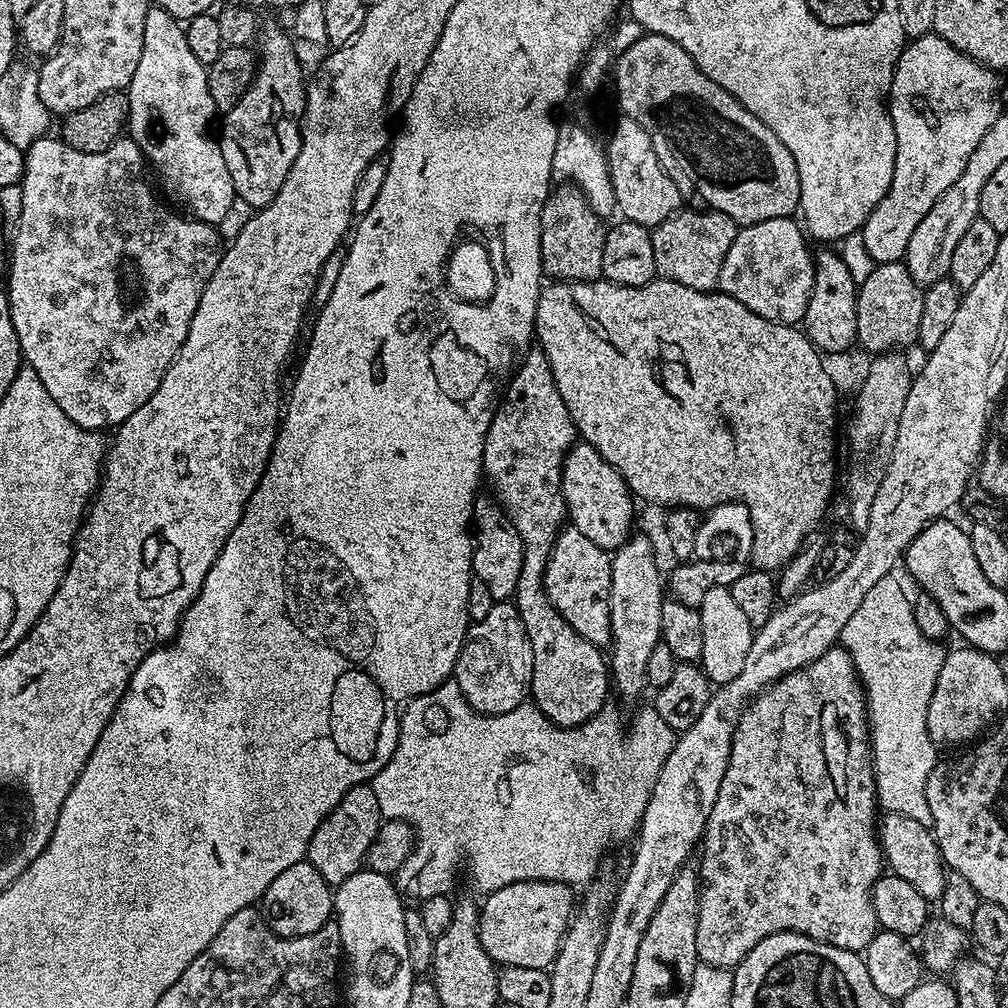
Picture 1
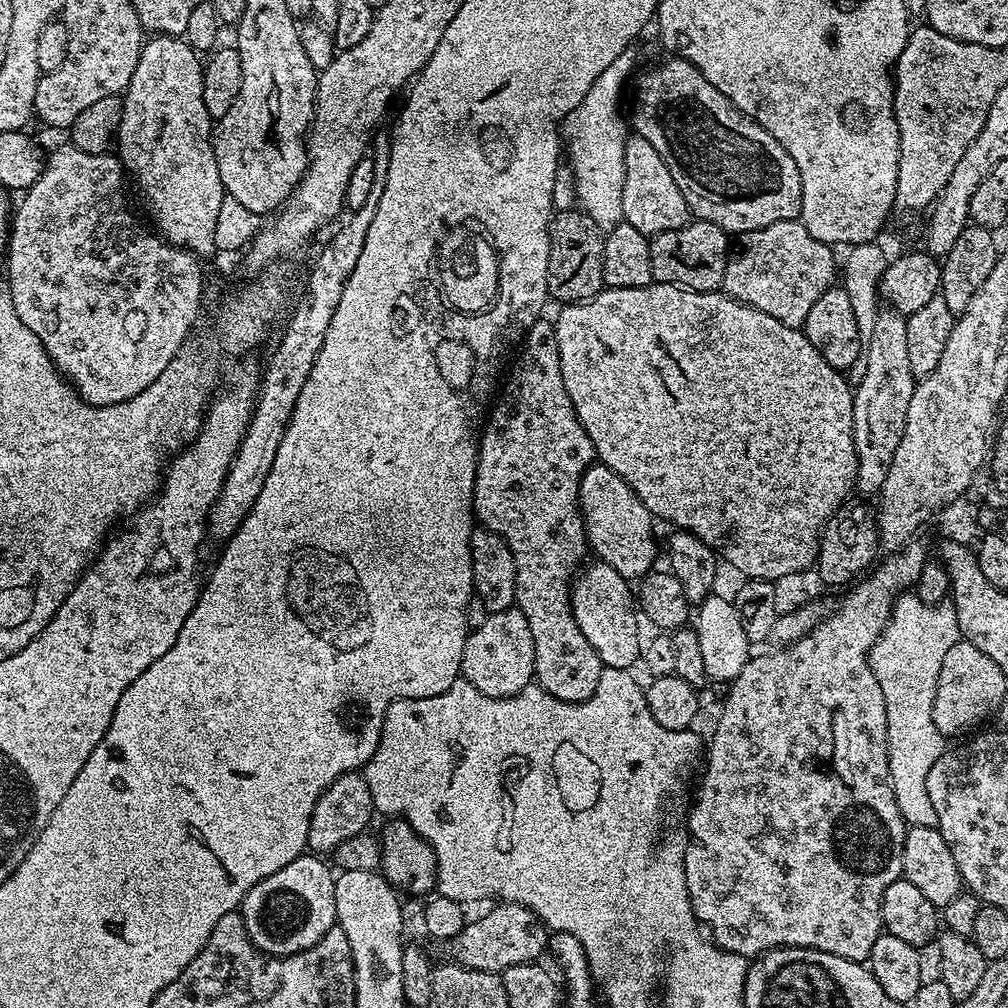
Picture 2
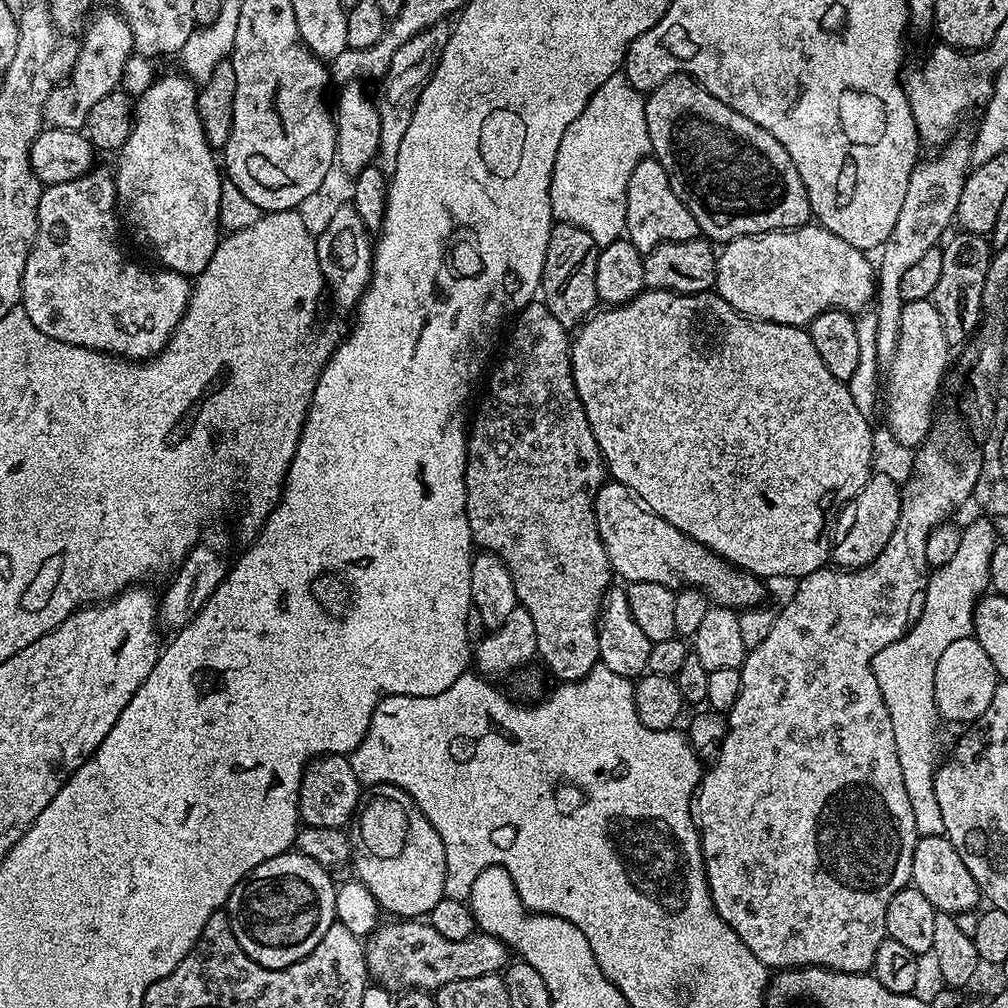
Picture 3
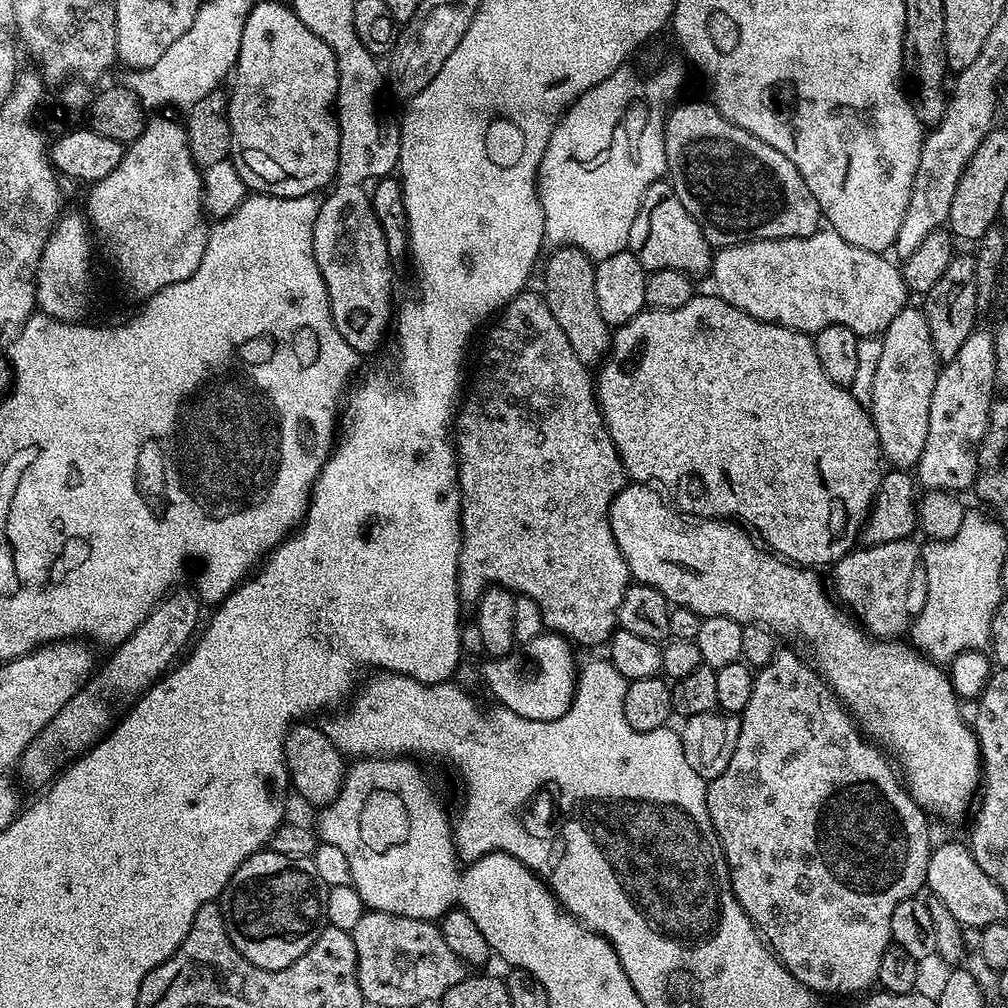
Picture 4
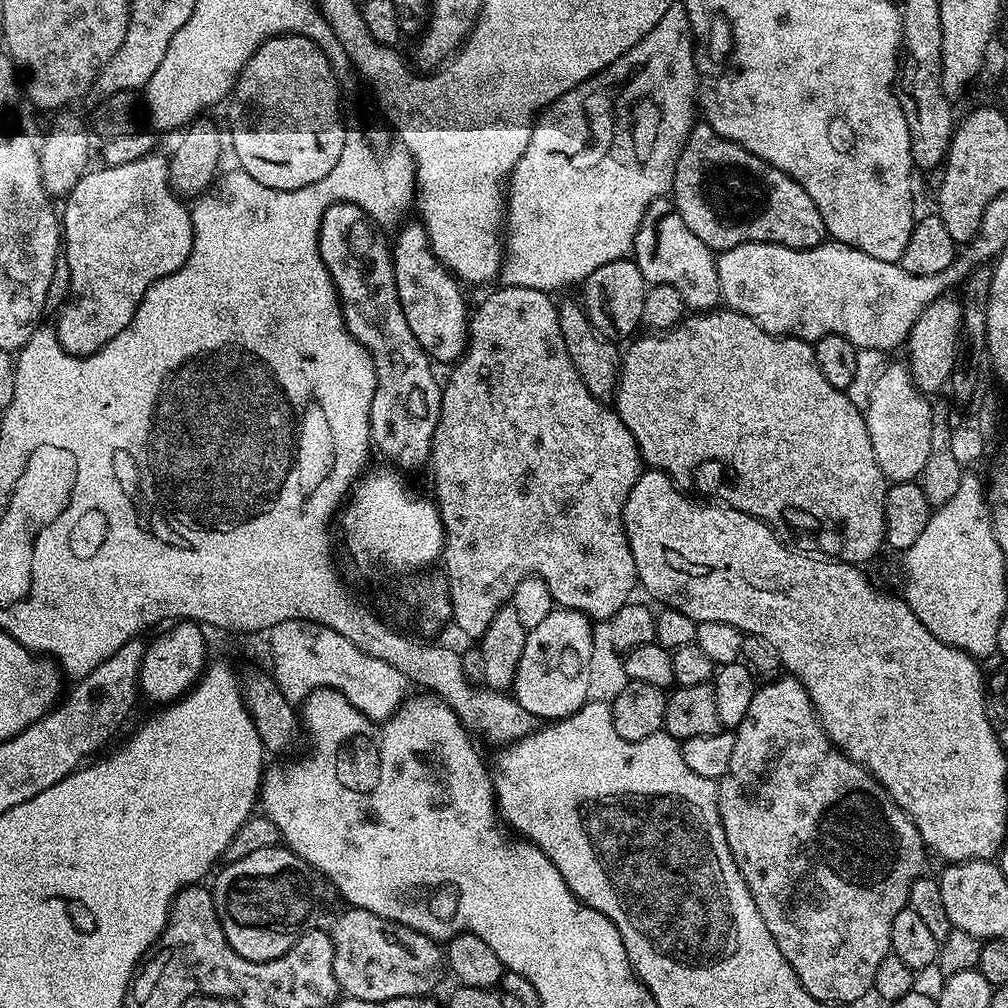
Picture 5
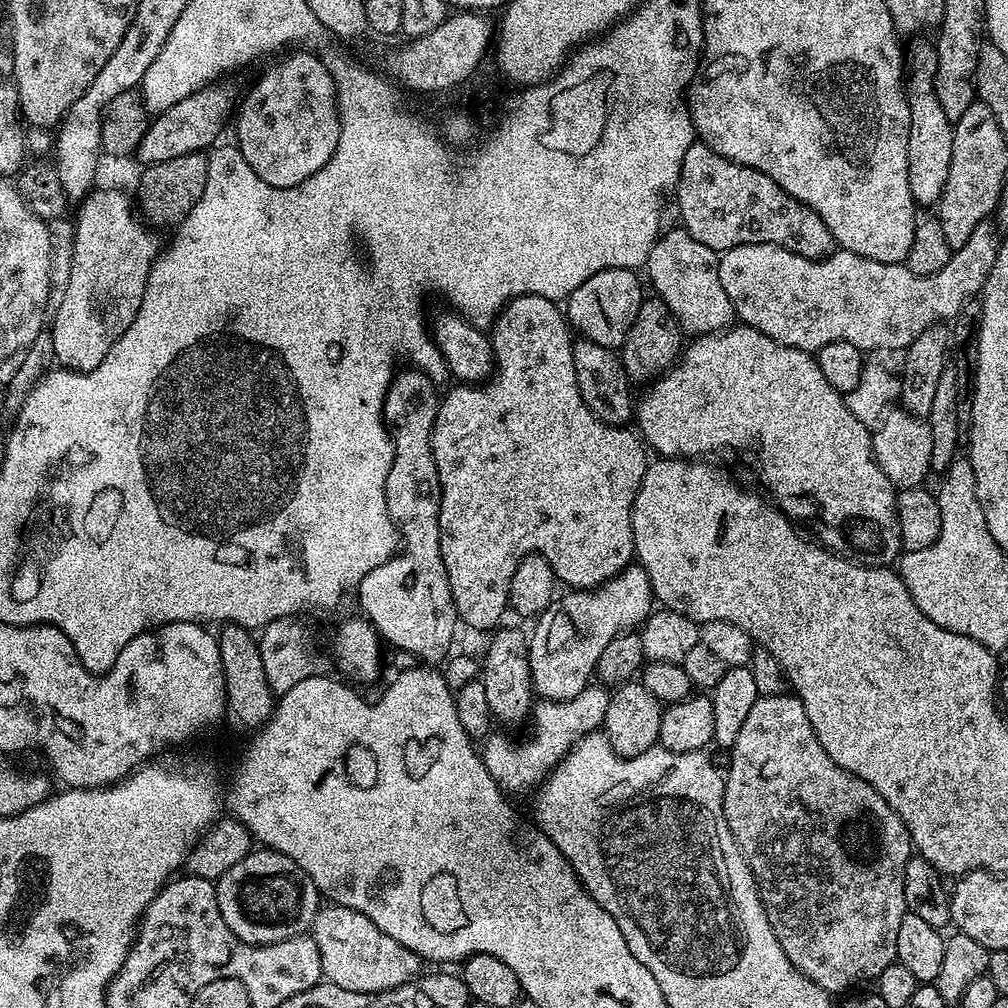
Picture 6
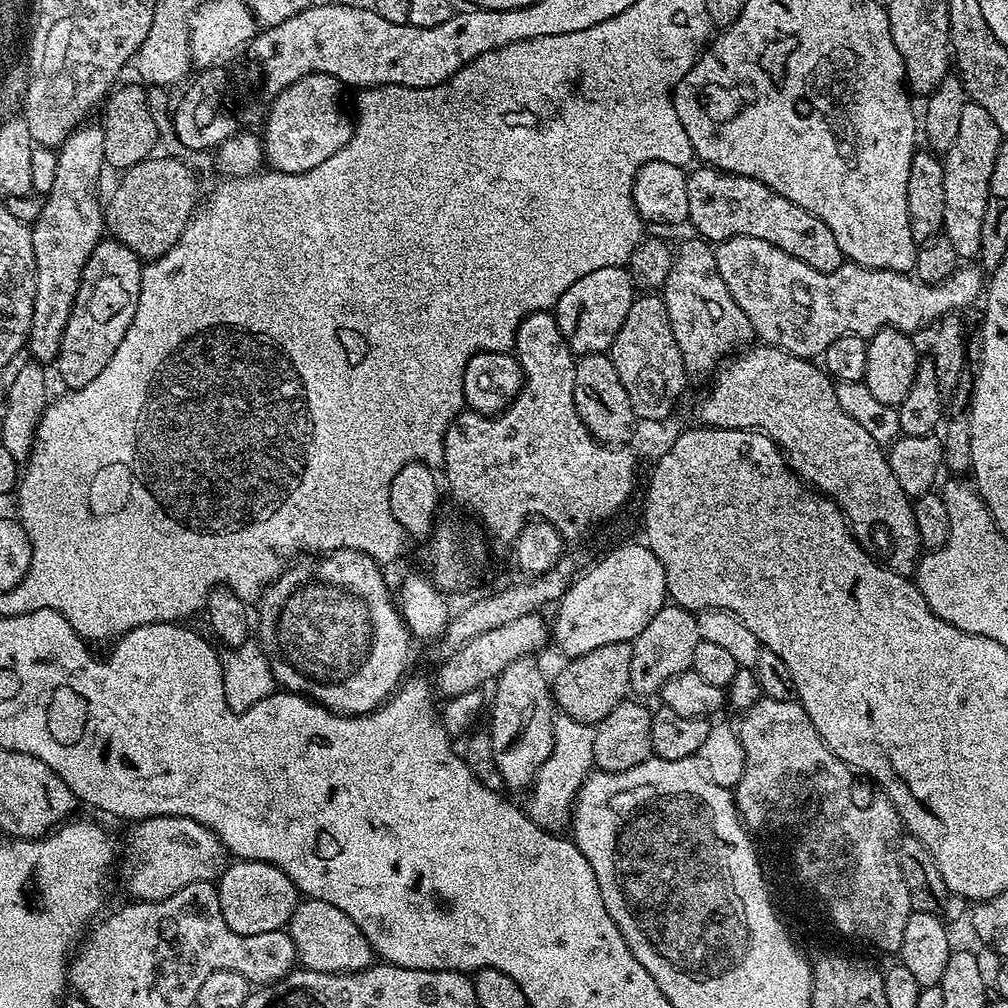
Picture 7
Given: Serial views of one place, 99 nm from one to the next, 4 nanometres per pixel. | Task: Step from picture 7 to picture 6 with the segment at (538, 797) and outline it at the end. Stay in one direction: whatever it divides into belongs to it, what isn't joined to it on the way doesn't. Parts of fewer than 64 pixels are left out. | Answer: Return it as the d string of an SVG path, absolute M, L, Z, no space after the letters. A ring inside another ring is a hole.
M587 686L569 700L537 699L530 713L532 733L525 740L511 740L496 731L484 737L484 765L486 770L490 770L490 778L494 778L496 785L505 794L531 793L583 736L589 736L603 725L610 692L607 687L599 687Z

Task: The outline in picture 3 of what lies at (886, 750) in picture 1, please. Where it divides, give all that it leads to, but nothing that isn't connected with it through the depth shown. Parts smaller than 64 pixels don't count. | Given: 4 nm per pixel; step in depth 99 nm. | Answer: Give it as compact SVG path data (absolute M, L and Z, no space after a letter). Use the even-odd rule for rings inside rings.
M988 518L984 520L976 520L973 524L963 525L960 533L960 541L958 542L958 550L954 554L954 558L950 558L950 562L946 562L946 566L935 569L928 577L928 588L924 591L924 609L922 614L909 627L902 638L898 638L898 642L890 642L890 646L886 646L886 650L878 650L878 654L874 654L872 659L872 673L874 678L878 678L878 690L882 690L882 698L886 710L890 710L890 726L894 726L894 746L898 746L898 763L902 765L902 782L906 782L906 795L910 798L910 807L914 810L914 826L920 831L921 836L943 836L944 826L942 822L942 810L938 807L938 797L934 794L934 778L938 767L938 759L936 760L936 727L942 724L940 714L936 711L936 699L934 699L934 670L938 670L938 658L942 658L946 646L950 646L950 642L958 642L960 636L973 635L972 623L976 614L976 604L980 601L981 596L989 591L988 567L990 566L990 558L994 554L998 537L996 535L993 521Z

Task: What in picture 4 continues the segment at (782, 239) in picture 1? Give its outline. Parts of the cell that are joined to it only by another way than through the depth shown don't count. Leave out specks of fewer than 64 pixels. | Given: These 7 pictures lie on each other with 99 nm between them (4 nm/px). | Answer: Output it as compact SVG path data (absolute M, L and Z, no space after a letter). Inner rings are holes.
M821 230L807 236L806 238L786 238L785 240L748 240L745 244L735 244L729 248L719 249L713 255L712 266L710 269L710 277L716 283L714 288L715 295L721 296L726 302L730 302L738 310L742 310L746 314L750 314L755 320L761 320L767 324L777 324L783 328L793 328L795 332L806 332L815 334L823 330L826 326L846 326L850 330L854 330L854 334L858 337L874 336L879 337L886 330L886 326L890 326L890 322L894 322L894 315L901 312L907 307L907 298L910 298L908 288L905 286L905 280L901 269L888 261L887 255L871 252L870 250L862 250L858 246L850 246L850 242L846 242L846 238L842 238L831 230Z

